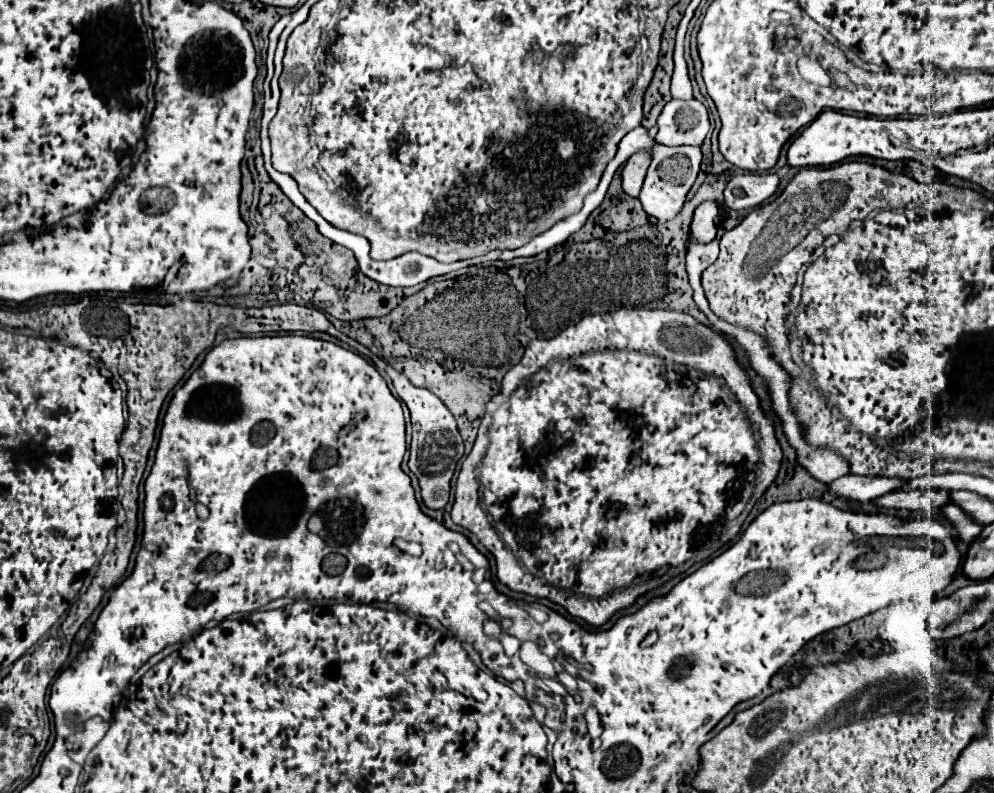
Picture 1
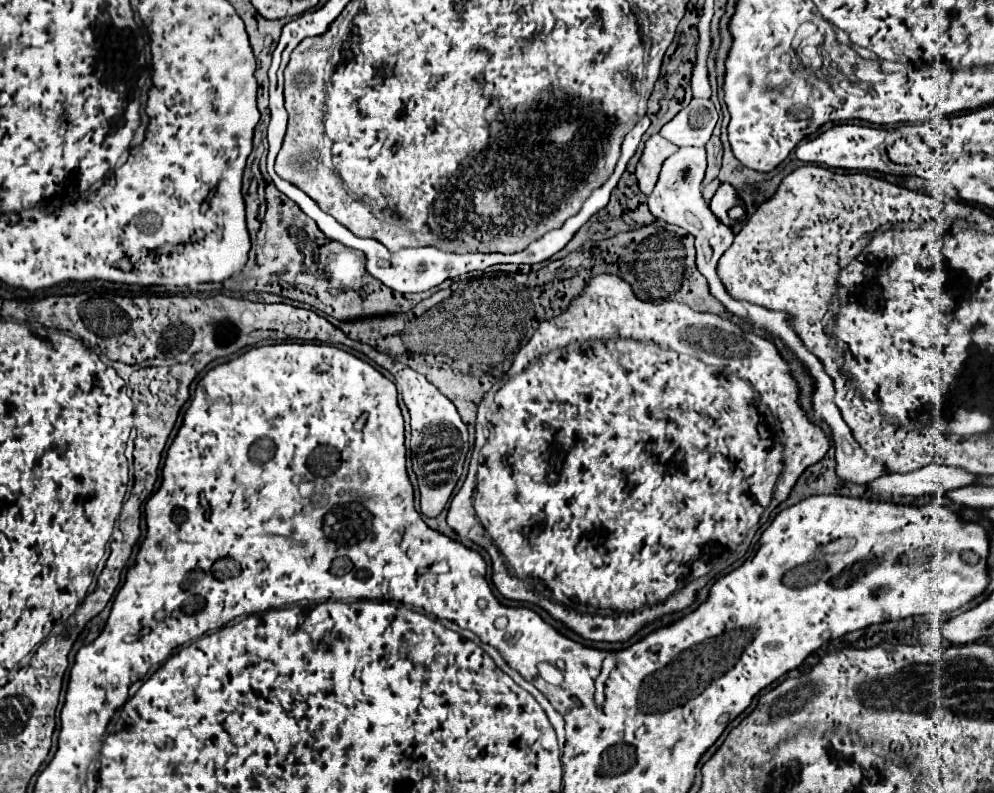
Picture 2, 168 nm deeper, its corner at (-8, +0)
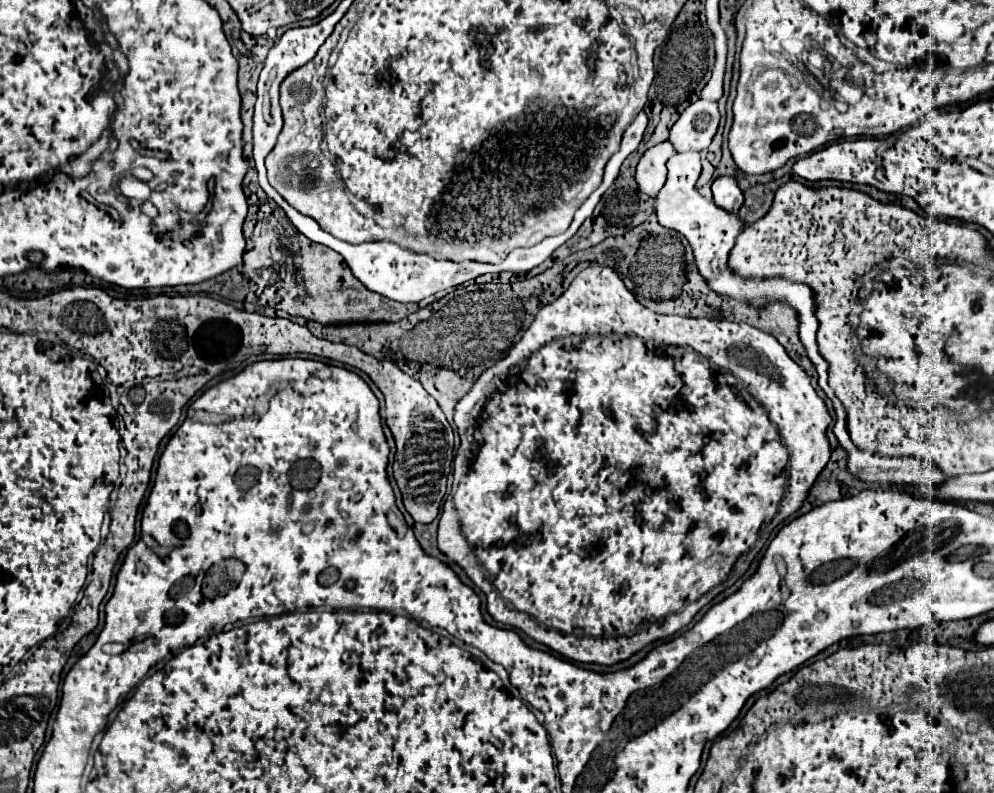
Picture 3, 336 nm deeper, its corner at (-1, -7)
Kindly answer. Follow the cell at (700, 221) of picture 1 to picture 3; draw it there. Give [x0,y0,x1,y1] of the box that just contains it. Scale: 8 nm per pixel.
[713,176,743,212]

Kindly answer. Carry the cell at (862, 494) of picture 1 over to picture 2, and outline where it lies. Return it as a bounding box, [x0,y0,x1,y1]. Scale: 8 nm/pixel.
[870,465,978,497]

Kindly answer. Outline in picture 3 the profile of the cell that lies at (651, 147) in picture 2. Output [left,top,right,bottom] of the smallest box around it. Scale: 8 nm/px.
[635,142,675,198]

